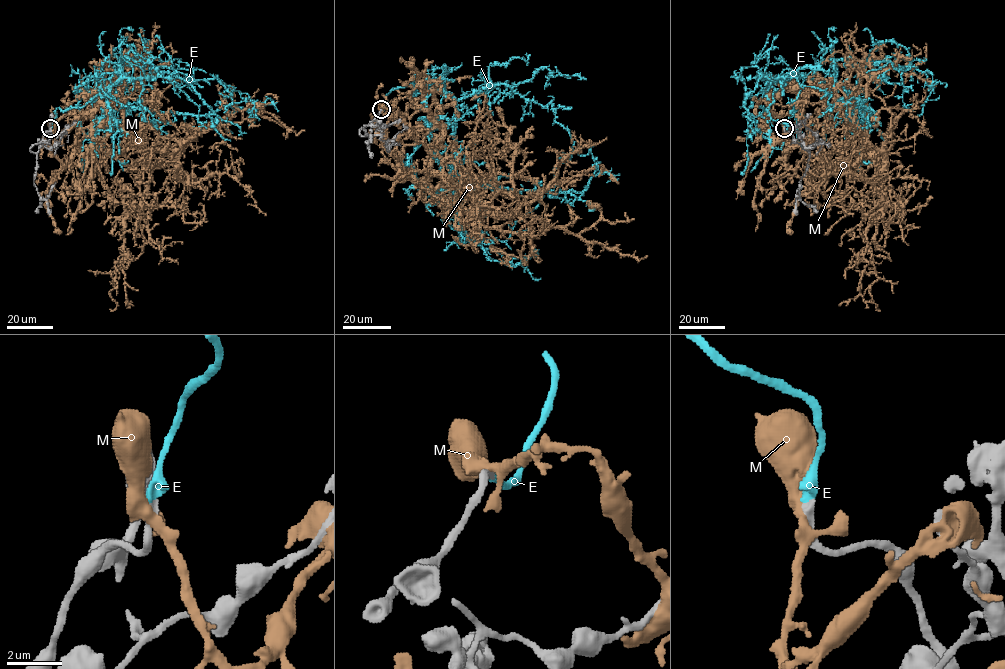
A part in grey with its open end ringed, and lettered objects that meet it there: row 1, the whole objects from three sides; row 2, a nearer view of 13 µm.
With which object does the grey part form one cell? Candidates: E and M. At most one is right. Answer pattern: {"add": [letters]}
{"add": ["E"]}

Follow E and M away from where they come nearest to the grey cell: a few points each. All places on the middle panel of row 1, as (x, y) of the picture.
E: (381, 109), (412, 83), (445, 93), (451, 169), (485, 185), (582, 191), (593, 146)
M: (381, 109), (441, 129), (434, 149), (456, 181), (511, 215), (516, 146), (487, 132), (485, 96), (470, 100)

